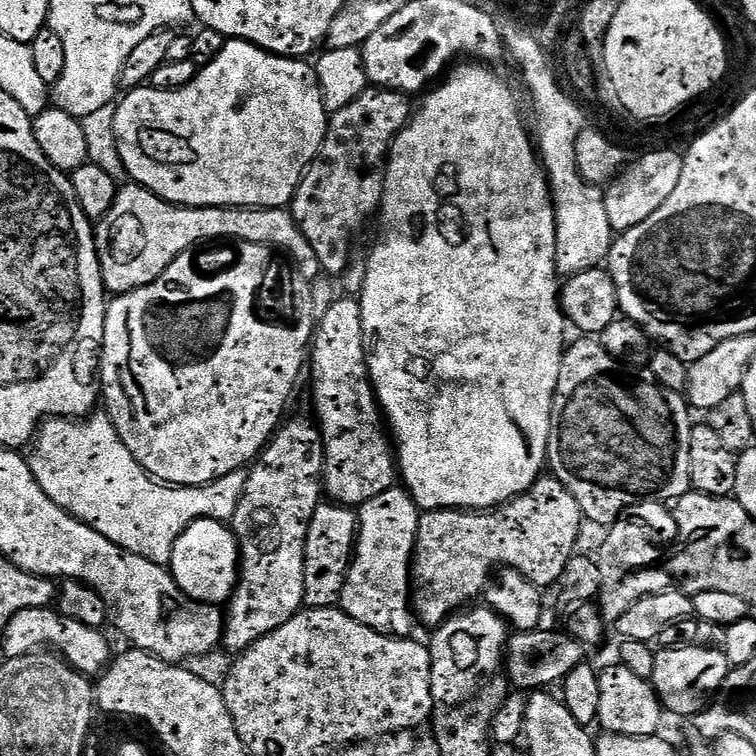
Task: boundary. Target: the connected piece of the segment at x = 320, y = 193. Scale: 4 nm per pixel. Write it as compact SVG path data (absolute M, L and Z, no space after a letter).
M369 86L354 102L350 102L350 106L331 113L320 152L308 165L292 195L290 211L294 222L298 222L298 230L302 230L306 242L310 242L310 250L314 250L321 269L336 278L343 277L353 263L352 243L355 242L356 235L367 226L371 216L373 219L379 213L384 203L384 175L388 169L389 151L397 134L414 115L414 107L408 100L411 99L403 92Z

